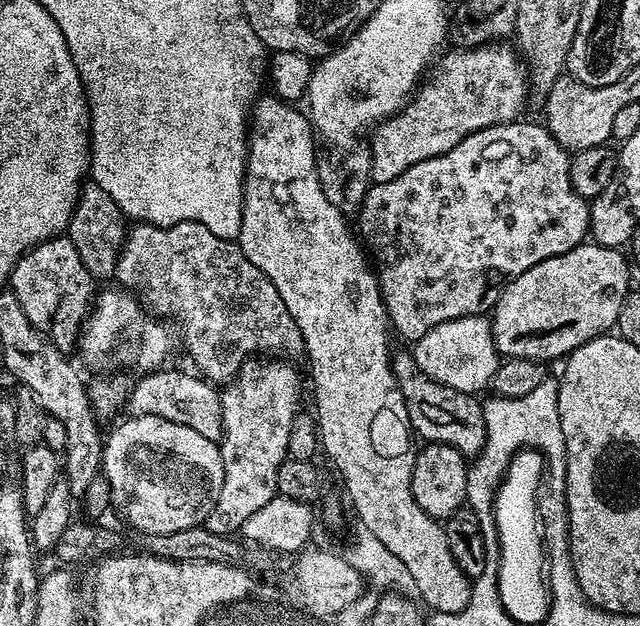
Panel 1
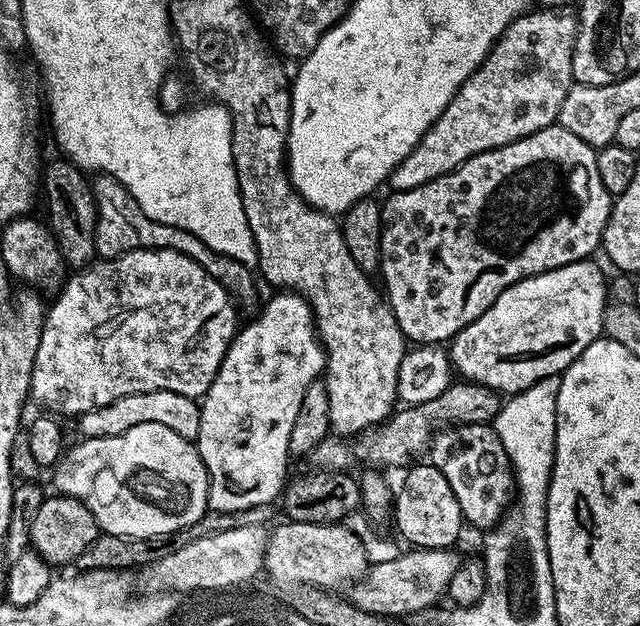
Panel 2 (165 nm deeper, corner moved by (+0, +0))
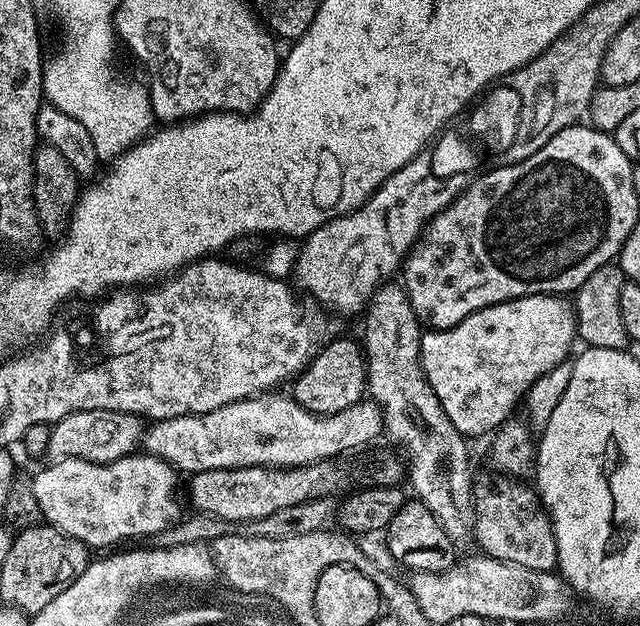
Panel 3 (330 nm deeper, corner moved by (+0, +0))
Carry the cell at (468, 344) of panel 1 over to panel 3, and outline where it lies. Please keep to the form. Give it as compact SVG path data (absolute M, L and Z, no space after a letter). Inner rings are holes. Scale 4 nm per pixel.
M261 394L247 400L235 400L233 404L227 404L218 410L210 410L197 416L157 420L143 433L143 447L144 444L148 447L145 449L149 455L158 456L181 473L188 472L187 474L219 468L259 468L261 466L293 468L298 464L316 464L319 460L352 454L348 452L378 439L384 432L384 414L380 405L371 398L360 400L354 406L346 406L346 410L338 410L338 414L316 416L297 404L291 395L272 395L276 394Z

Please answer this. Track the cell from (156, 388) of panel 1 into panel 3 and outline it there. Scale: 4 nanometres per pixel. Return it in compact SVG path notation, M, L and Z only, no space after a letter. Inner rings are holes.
M82 410L51 425L47 455L56 460L90 460L95 464L109 464L123 456L133 455L145 428L145 421L132 412Z

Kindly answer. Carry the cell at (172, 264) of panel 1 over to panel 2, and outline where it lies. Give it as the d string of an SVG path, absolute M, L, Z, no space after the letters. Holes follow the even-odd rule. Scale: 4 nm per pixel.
M96 174L90 180L94 202L96 203L96 229L94 230L94 246L97 257L101 260L117 260L123 252L132 252L135 248L169 248L178 250L194 262L198 262L222 286L232 293L237 301L252 300L256 296L256 284L252 281L249 265L238 262L234 258L226 258L214 250L210 250L194 234L186 230L178 230L174 226L166 226L166 222L154 222L154 218L146 218L134 202L134 198L118 182L118 178Z

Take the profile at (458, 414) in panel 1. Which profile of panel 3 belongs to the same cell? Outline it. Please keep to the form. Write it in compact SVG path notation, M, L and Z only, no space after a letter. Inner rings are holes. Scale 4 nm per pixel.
M500 470L495 471L477 475L472 486L474 536L476 534L476 544L480 547L477 549L496 560L526 566L526 570L553 571L556 568L558 546L552 520L544 509L539 492L531 483L523 484L523 479L513 478Z

